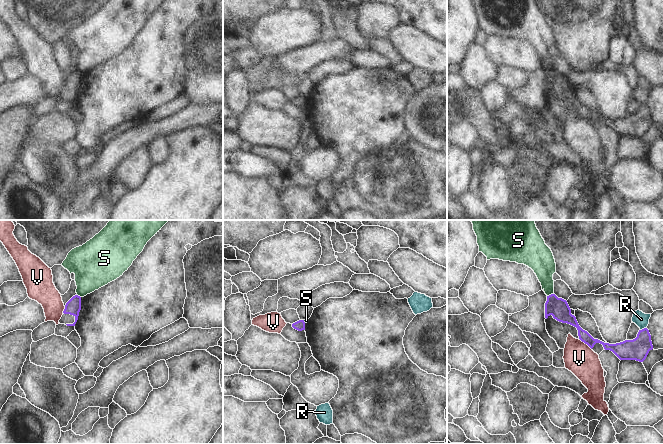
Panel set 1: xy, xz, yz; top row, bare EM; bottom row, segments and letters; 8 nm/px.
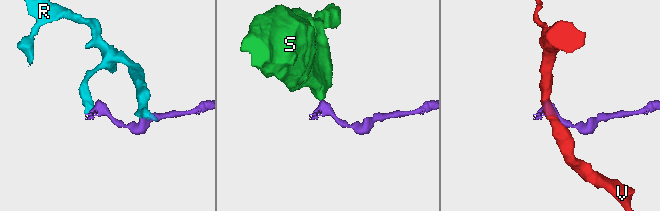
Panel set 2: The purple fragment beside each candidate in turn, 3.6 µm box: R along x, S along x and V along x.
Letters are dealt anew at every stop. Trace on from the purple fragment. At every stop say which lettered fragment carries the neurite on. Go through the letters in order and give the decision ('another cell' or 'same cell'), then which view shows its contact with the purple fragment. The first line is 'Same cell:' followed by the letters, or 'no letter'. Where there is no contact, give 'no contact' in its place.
Same cell: no letter
R: another cell; meets purple in yz
S: another cell; meets purple in yz
V: another cell; meets purple in yz

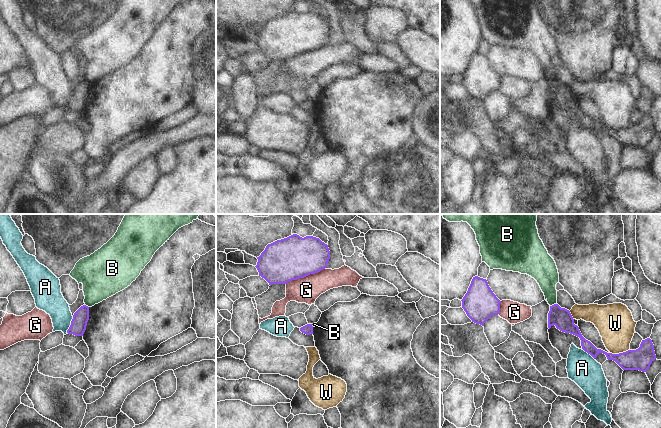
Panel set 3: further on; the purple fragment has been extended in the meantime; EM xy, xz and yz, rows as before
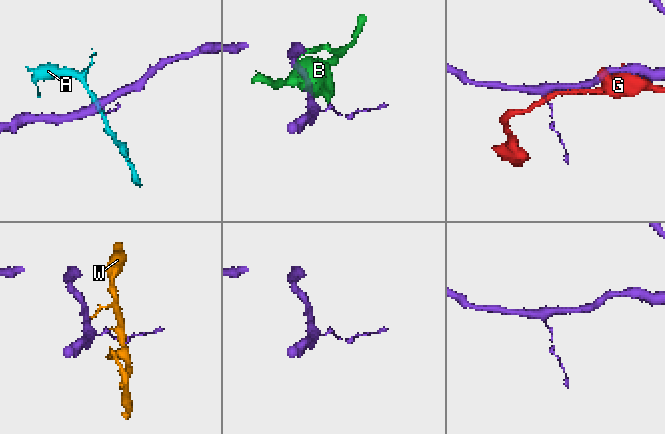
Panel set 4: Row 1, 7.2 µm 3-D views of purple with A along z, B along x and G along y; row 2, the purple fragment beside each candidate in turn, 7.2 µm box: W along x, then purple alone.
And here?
Same cell: no letter
A: another cell; meets purple in xy
B: another cell; meets purple in yz
G: another cell; meets purple in xz
W: another cell; meets purple in yz

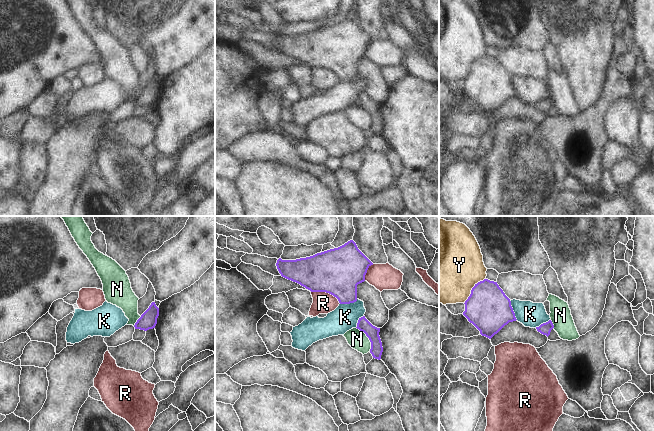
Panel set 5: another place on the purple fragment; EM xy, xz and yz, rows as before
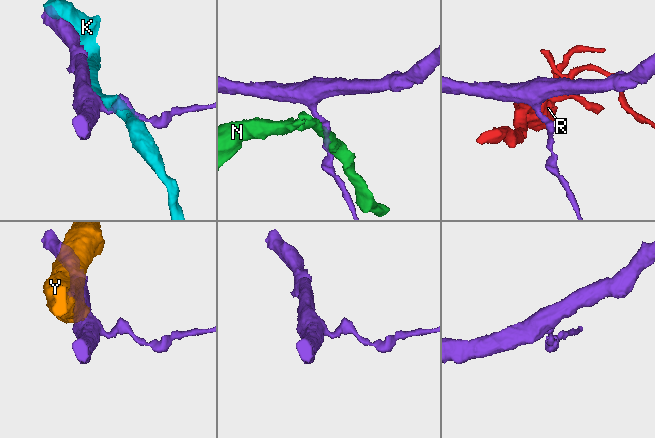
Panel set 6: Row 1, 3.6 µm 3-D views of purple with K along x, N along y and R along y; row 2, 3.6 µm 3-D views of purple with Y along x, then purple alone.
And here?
Same cell: no letter
K: another cell; meets purple in yz
N: another cell; meets purple in xz
R: another cell; meets purple in xz
Y: another cell; meets purple in yz

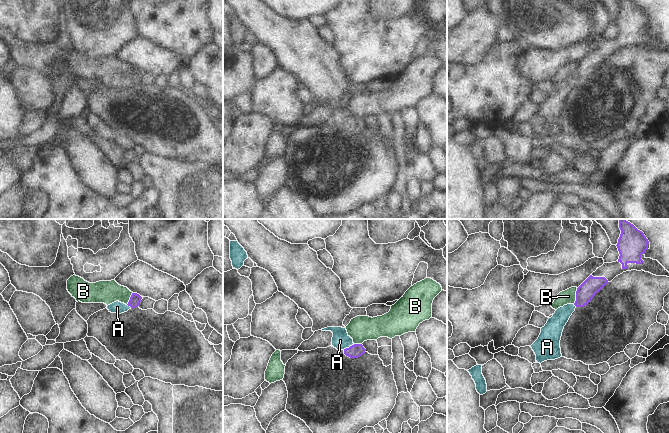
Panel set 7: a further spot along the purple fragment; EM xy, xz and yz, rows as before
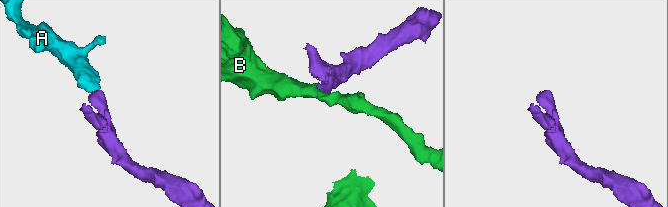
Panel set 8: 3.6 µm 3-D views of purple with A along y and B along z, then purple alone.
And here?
Same cell: A
A: same cell; meets purple in xz
B: another cell; meets purple in yz

